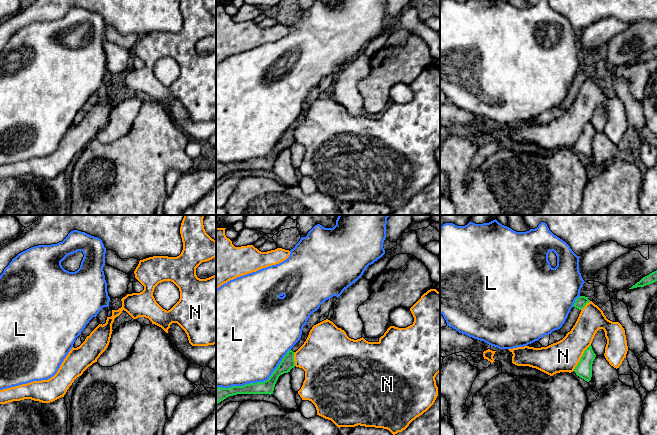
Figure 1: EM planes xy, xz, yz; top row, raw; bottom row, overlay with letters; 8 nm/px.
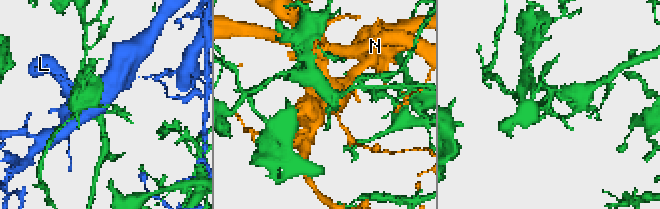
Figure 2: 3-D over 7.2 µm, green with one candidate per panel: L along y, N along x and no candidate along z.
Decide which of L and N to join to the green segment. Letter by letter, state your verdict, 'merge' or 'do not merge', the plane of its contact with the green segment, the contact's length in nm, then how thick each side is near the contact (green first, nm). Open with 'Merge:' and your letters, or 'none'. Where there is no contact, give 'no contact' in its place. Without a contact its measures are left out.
Merge: none
L: do not merge; meets green in xz; contact 650 nm long; 110 nm thick on the green side, 500 nm on the other
N: do not merge; meets green in yz; contact 260 nm long; 130 nm thick on the green side, 260 nm on the other

